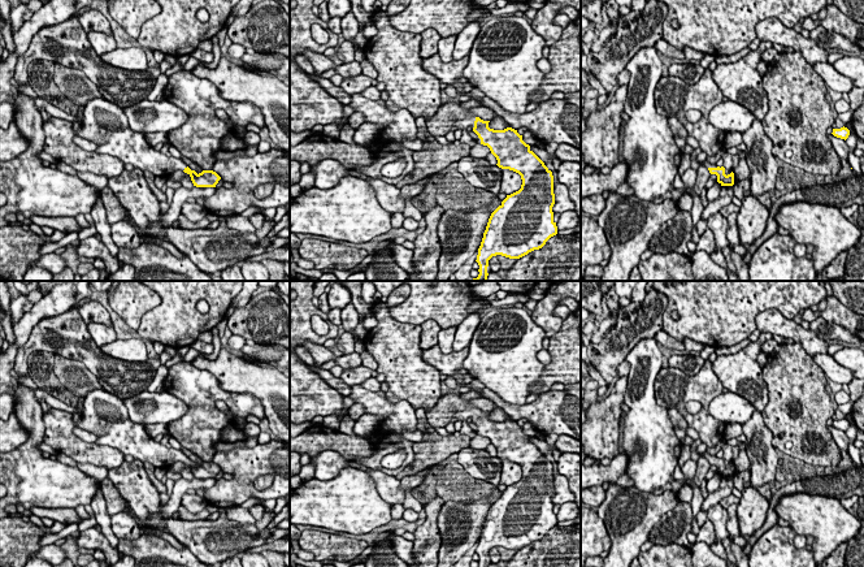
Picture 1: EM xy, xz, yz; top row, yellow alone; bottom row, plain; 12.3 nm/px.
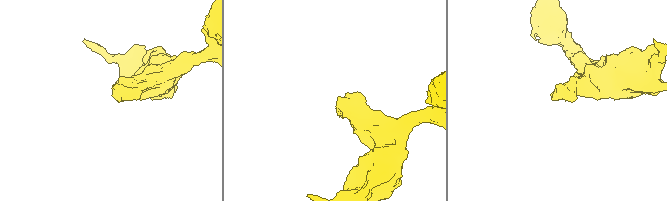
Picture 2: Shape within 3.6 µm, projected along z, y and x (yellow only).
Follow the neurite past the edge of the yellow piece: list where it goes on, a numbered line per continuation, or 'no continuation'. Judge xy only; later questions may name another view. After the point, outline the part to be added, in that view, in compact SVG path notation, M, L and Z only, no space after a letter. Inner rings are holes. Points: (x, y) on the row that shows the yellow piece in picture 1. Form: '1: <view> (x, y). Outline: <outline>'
1: xy (105, 124). Outline: M95 98L86 103L83 121L77 135L96 143L97 148L95 152L110 155L125 165L130 164L133 168L151 172L155 176L169 177L175 170L184 170L187 168L182 159L164 155L146 140L144 134L131 130L123 109L104 98Z

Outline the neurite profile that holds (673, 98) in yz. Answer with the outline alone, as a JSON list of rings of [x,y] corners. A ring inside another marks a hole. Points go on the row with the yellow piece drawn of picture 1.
[[[704,69],[695,85],[687,85],[678,77],[661,77],[655,88],[656,112],[661,116],[676,117],[695,138],[707,156],[715,156],[724,148],[726,133],[716,129],[709,122],[711,109],[722,101],[722,92],[711,77],[712,72]],[[696,109],[702,113],[698,122],[686,120],[686,112]]]

